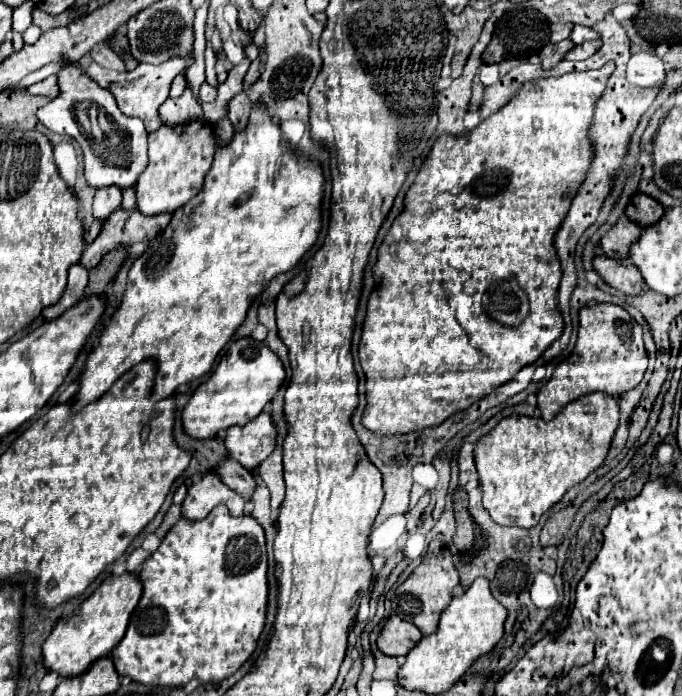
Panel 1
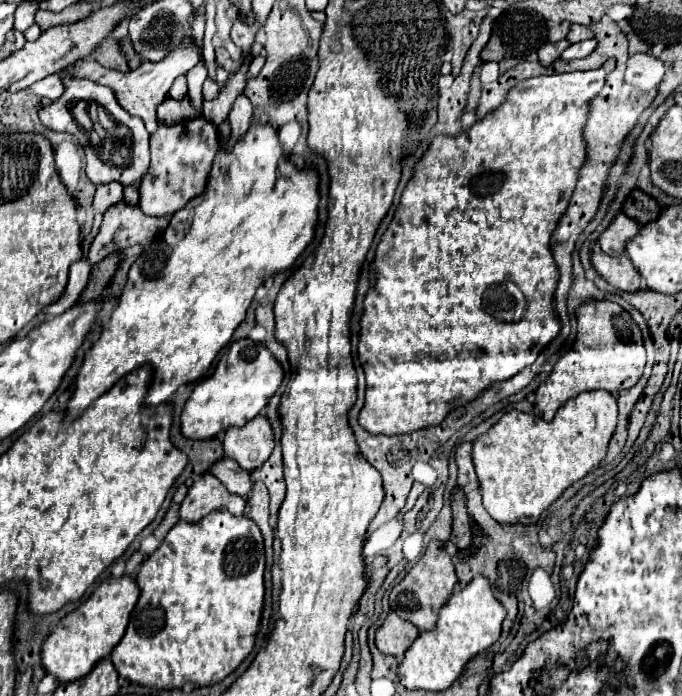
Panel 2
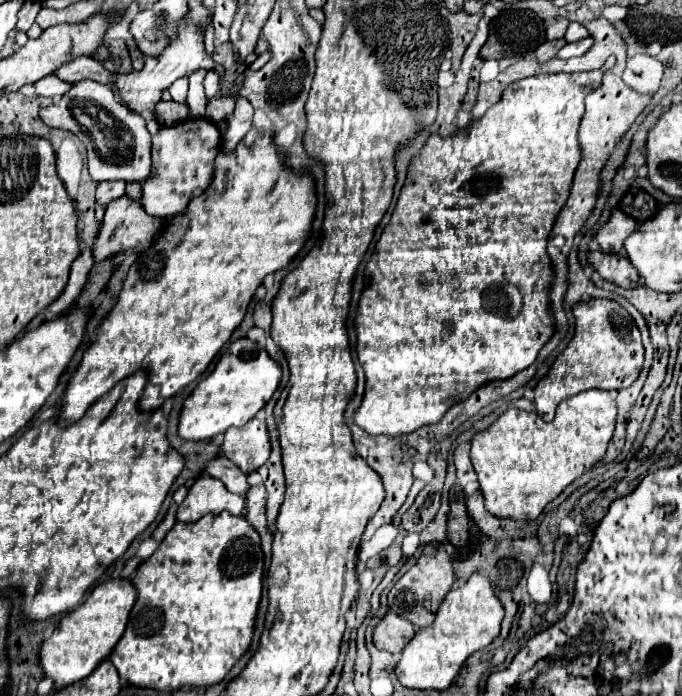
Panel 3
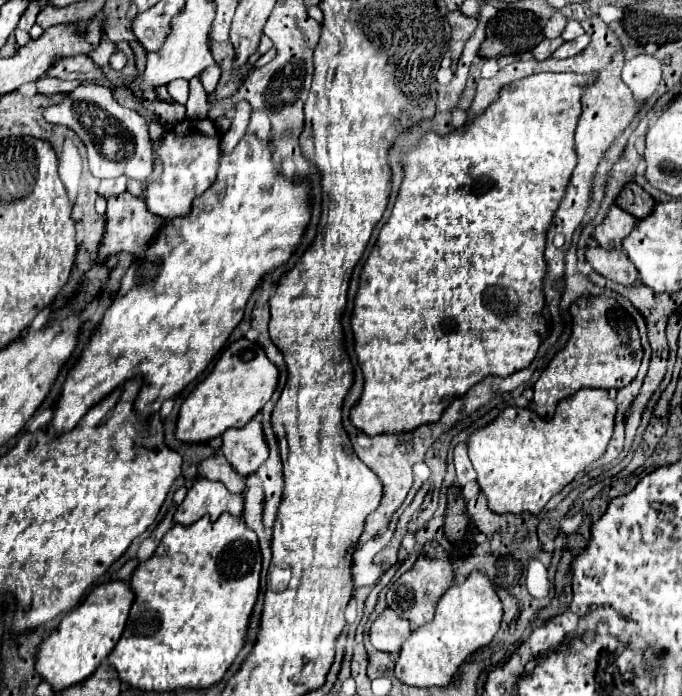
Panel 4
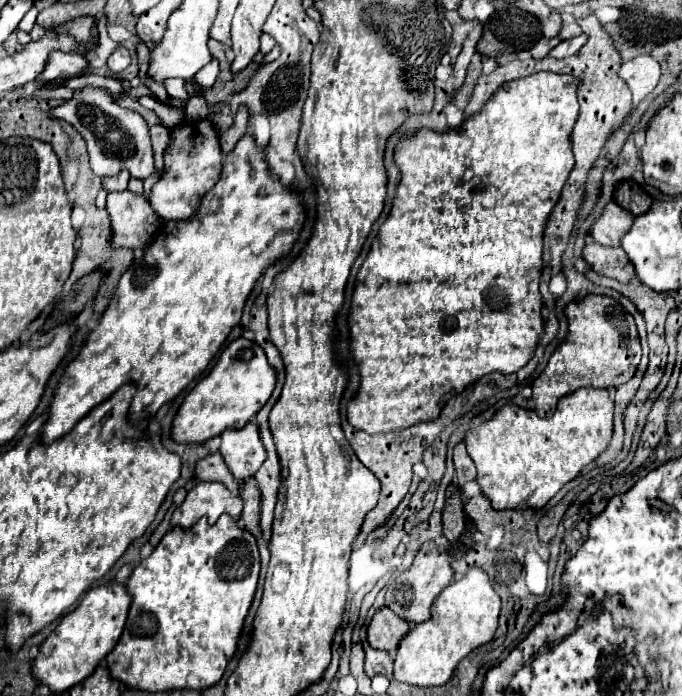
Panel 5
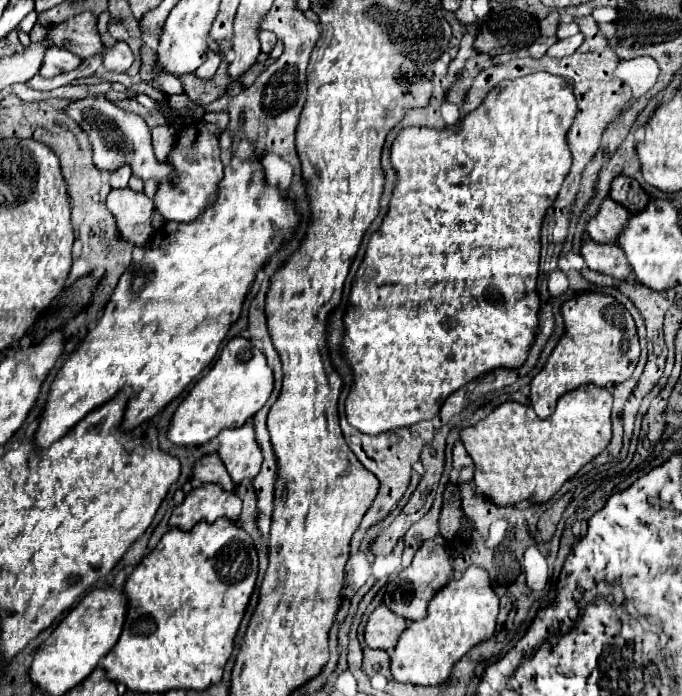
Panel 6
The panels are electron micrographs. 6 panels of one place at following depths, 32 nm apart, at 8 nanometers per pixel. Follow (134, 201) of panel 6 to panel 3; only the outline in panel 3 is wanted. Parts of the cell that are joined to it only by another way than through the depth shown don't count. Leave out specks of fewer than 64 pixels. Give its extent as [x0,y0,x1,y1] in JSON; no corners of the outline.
[92,194,164,262]

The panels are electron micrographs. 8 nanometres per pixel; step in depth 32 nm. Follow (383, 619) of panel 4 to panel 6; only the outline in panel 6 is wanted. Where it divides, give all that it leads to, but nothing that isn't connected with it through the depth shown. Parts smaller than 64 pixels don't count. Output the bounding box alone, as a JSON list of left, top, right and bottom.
[364,604,406,654]

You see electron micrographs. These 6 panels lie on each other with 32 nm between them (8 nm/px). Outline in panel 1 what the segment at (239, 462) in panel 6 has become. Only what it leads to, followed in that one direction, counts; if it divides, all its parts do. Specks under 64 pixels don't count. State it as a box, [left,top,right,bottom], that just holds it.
[226,412,276,470]

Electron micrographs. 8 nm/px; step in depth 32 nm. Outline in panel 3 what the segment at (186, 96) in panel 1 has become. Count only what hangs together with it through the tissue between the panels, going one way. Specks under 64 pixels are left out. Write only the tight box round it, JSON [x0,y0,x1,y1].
[156,102,188,126]

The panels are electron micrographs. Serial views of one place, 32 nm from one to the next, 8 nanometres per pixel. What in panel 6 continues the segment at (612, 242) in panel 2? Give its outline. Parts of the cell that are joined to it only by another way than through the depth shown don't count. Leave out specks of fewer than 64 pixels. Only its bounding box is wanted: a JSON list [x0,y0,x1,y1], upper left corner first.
[586,198,630,244]

